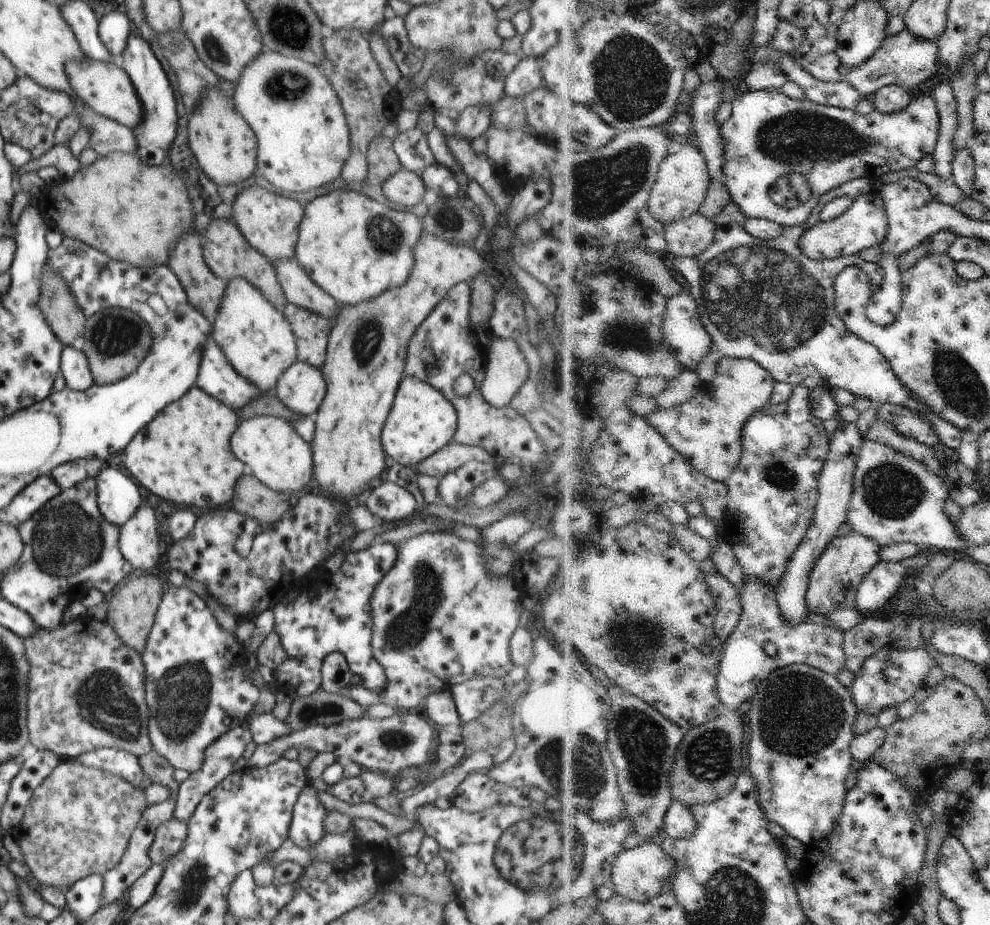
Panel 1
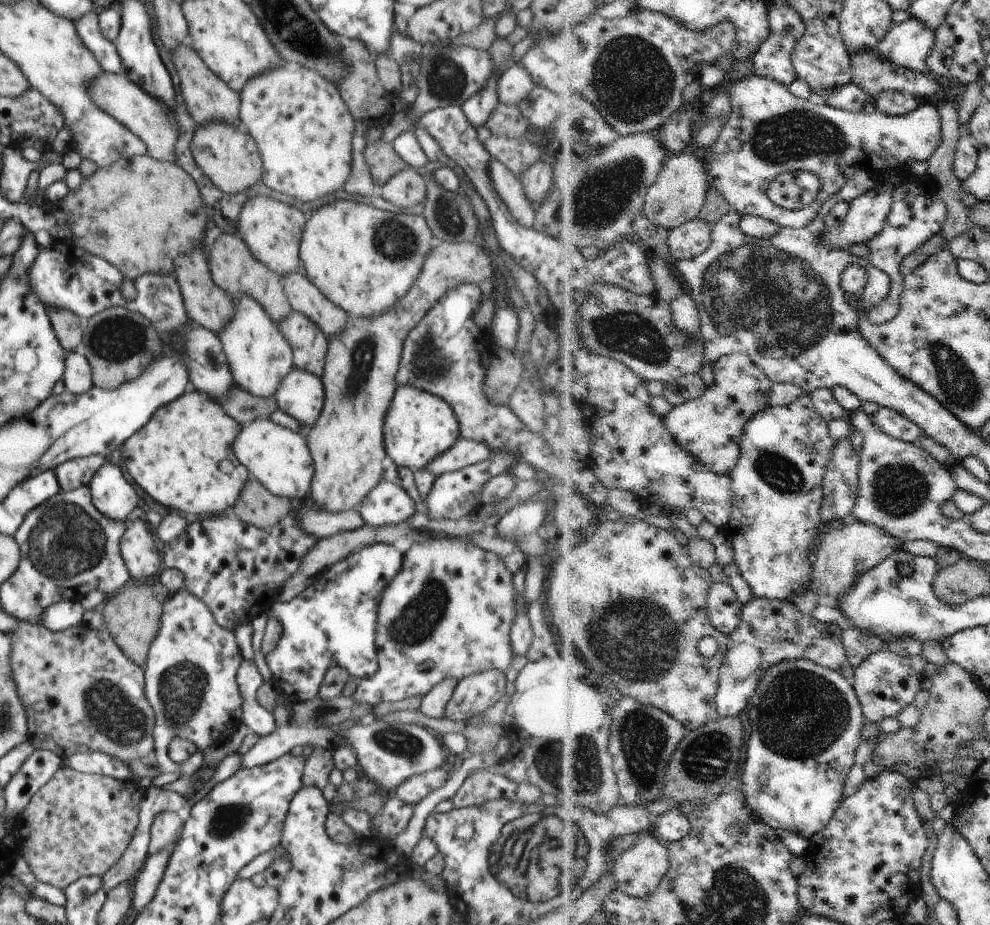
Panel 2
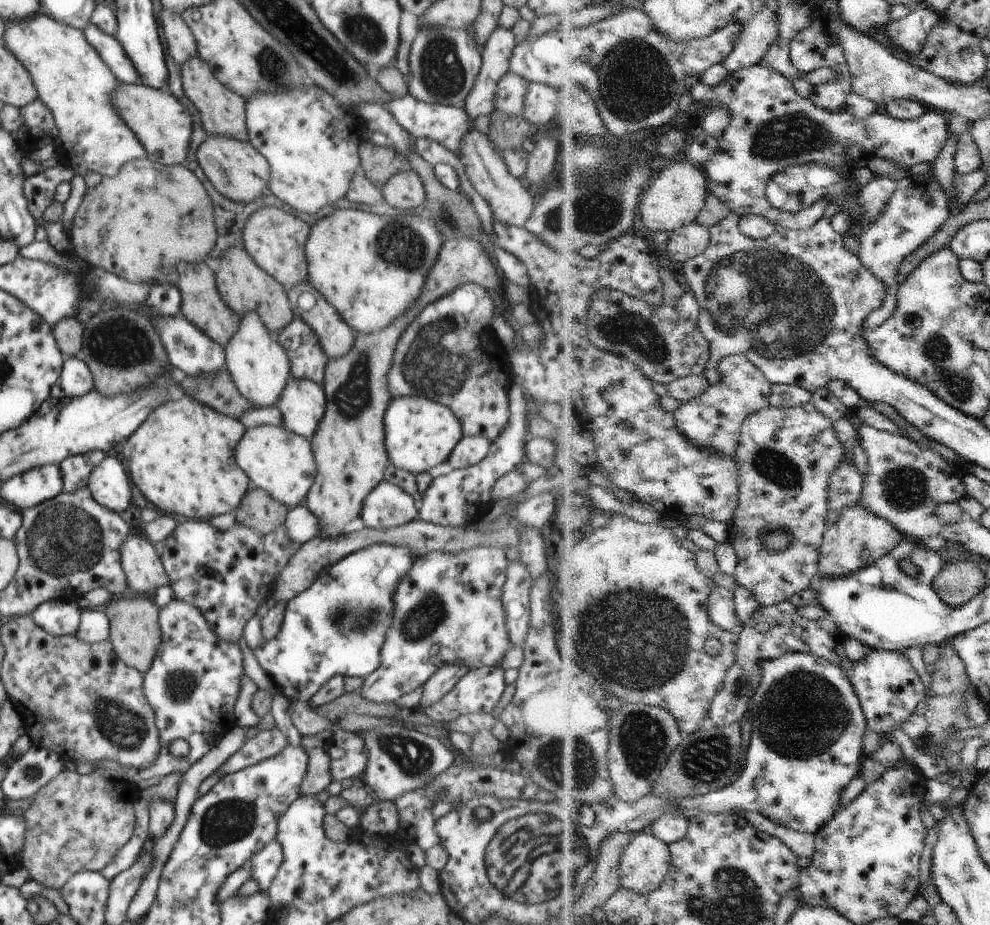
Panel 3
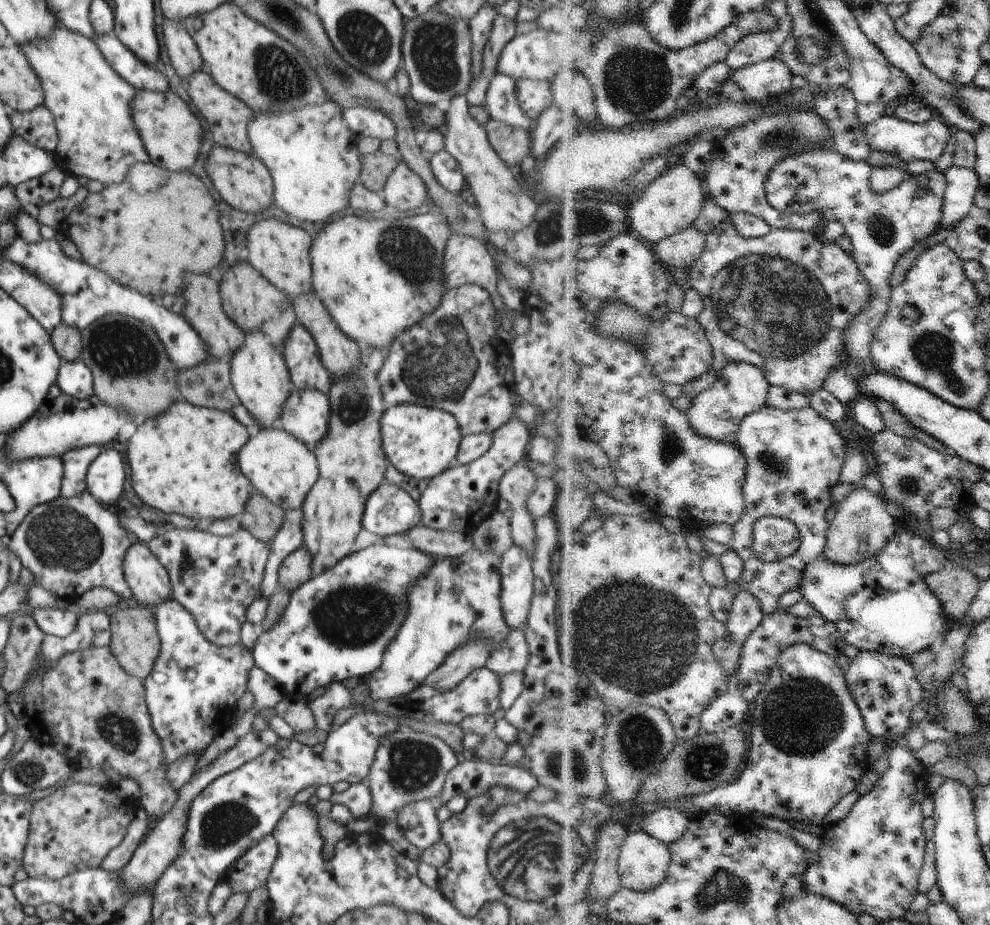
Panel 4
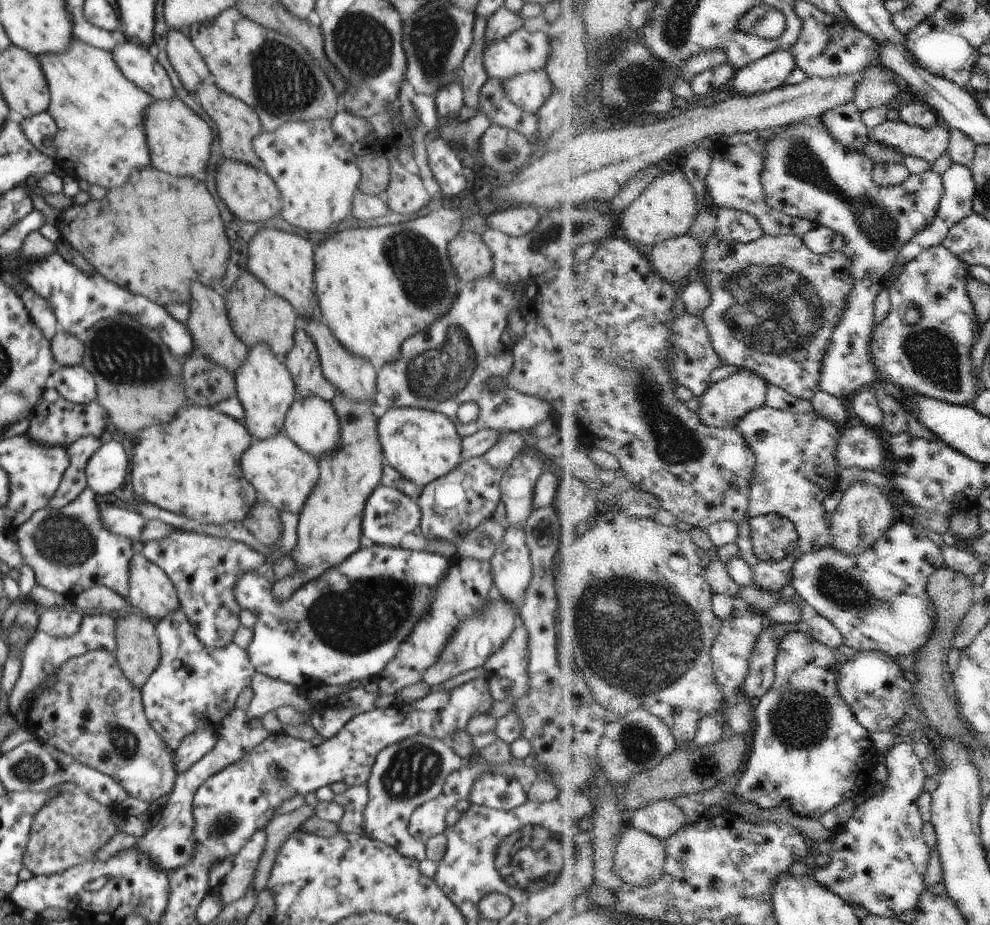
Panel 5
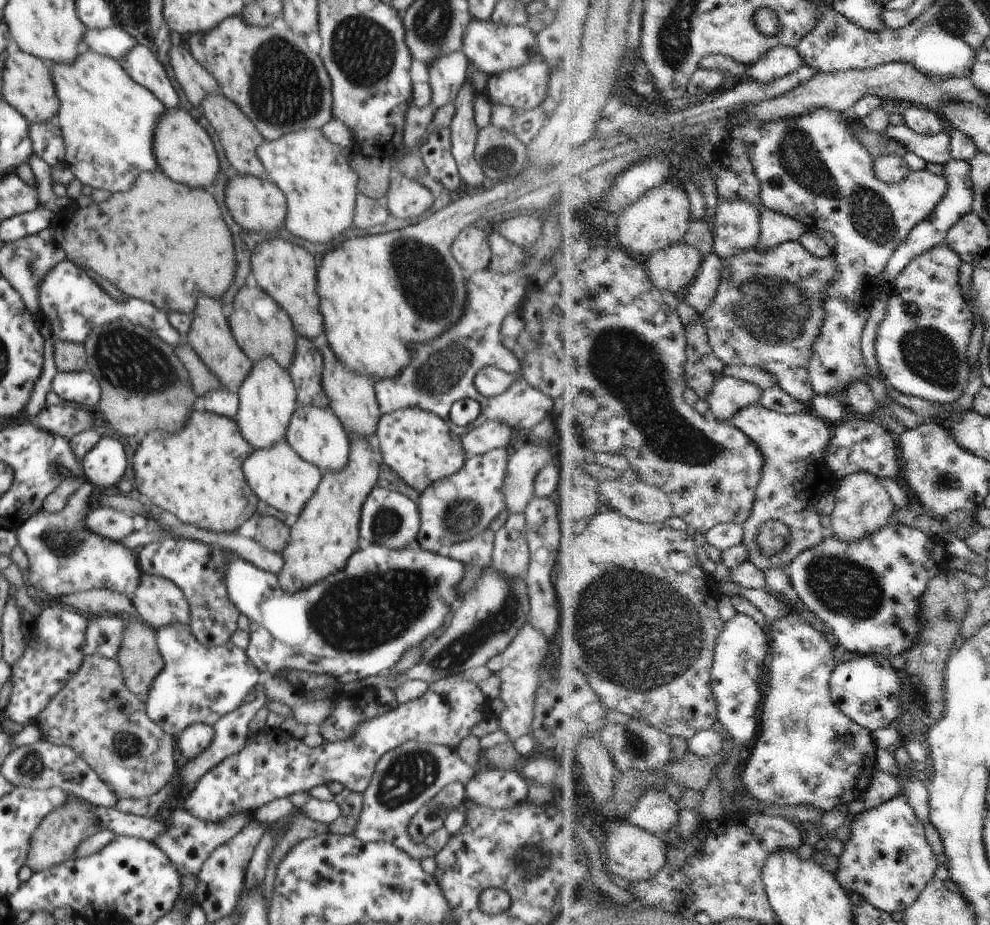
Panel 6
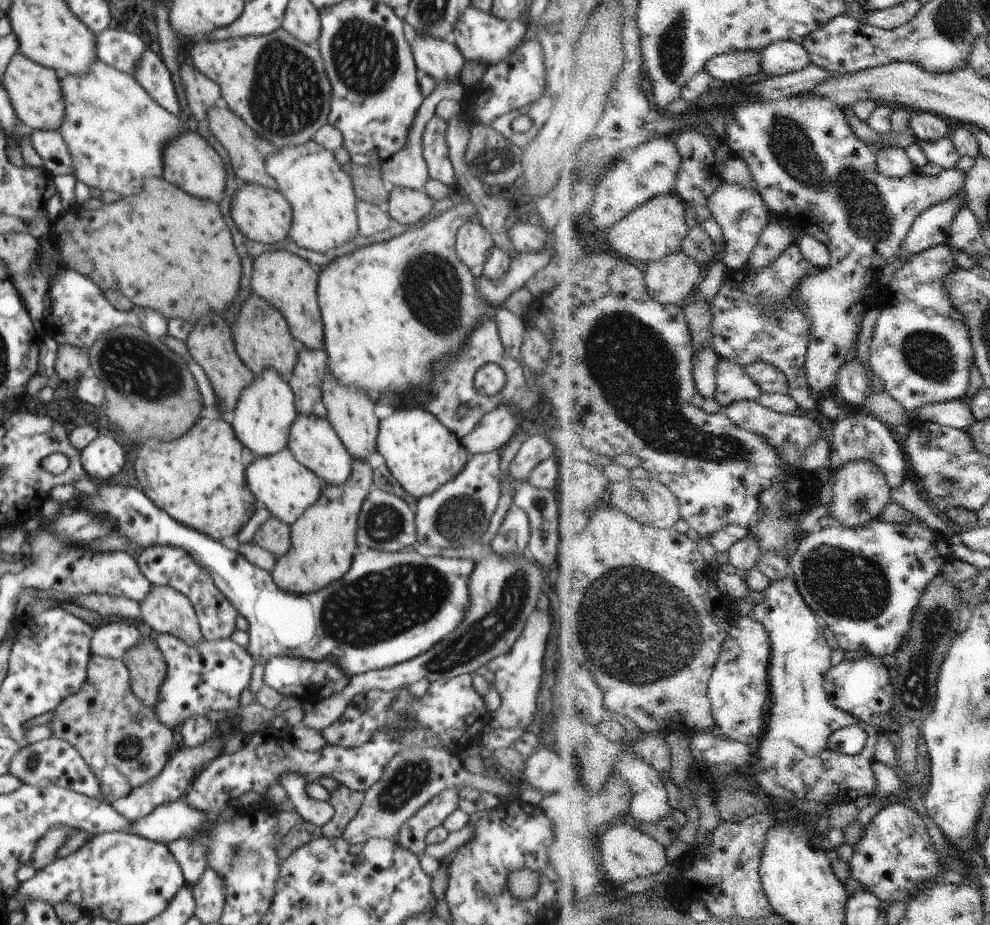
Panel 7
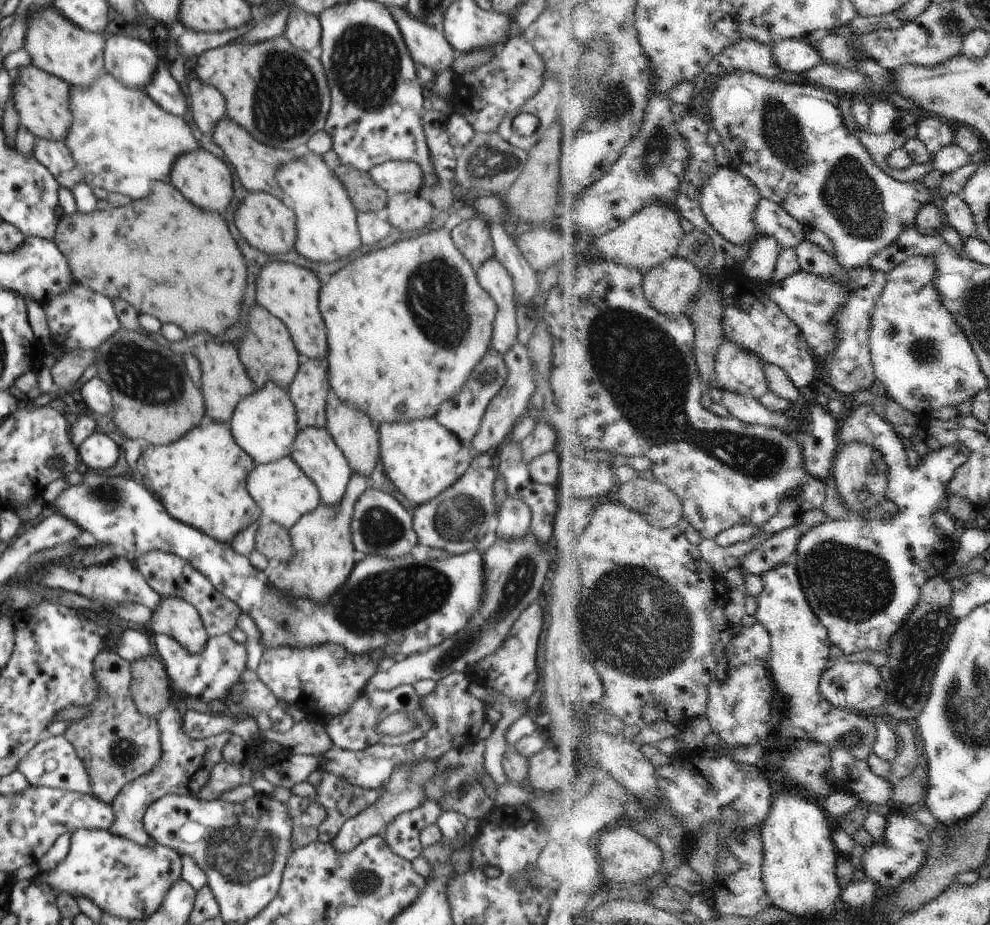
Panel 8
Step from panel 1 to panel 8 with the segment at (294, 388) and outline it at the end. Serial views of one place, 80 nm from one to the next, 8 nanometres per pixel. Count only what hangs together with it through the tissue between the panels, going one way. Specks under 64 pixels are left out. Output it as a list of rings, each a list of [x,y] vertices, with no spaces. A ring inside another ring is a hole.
[[[325,427],[298,429],[293,438],[289,457],[297,464],[299,470],[316,484],[321,503],[329,506],[340,503],[341,495],[350,479],[351,472],[348,462],[334,444],[333,438]]]

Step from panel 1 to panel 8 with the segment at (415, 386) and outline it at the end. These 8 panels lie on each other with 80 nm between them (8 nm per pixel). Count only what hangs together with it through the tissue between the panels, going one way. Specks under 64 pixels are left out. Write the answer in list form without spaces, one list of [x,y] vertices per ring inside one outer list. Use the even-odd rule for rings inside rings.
[[[430,419],[387,422],[378,427],[378,456],[394,487],[411,504],[421,504],[451,486],[469,467],[475,453],[452,433]]]

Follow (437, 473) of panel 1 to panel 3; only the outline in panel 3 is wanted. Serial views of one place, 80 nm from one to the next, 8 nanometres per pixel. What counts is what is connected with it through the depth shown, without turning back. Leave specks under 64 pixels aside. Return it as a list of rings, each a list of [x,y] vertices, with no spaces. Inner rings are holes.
[[[483,435],[462,436],[452,448],[447,462],[452,470],[464,469],[477,464],[489,452],[491,441]]]

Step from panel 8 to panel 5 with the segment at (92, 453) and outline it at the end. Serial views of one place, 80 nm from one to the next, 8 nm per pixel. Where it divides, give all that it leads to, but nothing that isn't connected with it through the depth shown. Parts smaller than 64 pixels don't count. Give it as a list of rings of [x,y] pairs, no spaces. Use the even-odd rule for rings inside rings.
[[[112,440],[101,444],[90,456],[84,470],[86,486],[97,494],[97,497],[119,490],[125,474],[127,456],[121,444]]]

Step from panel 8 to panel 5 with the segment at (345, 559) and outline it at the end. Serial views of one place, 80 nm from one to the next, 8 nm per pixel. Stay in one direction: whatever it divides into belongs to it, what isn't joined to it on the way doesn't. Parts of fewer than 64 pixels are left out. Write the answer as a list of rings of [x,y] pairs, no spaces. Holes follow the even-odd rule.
[[[336,392],[330,403],[340,428],[340,447],[332,455],[318,460],[318,479],[298,514],[295,548],[289,554],[294,560],[295,570],[288,577],[273,582],[275,602],[288,599],[296,588],[316,579],[328,568],[336,567],[359,548],[365,500],[379,484],[382,475],[385,460],[376,431],[377,419],[371,412],[373,400],[355,402]]]

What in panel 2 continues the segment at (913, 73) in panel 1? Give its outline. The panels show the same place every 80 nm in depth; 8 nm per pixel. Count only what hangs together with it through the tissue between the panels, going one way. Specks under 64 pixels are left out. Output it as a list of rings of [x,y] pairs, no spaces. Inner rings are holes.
[[[909,19],[903,24],[893,25],[887,36],[877,46],[878,58],[884,63],[891,63],[900,69],[931,75],[928,58],[936,45],[936,32],[924,25],[920,20]]]

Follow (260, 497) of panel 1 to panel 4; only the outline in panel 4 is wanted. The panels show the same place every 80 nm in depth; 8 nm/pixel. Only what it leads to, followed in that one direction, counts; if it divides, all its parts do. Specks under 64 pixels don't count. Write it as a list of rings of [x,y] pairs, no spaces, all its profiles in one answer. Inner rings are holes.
[[[253,492],[240,512],[240,526],[260,541],[274,536],[281,526],[284,511],[259,492]]]

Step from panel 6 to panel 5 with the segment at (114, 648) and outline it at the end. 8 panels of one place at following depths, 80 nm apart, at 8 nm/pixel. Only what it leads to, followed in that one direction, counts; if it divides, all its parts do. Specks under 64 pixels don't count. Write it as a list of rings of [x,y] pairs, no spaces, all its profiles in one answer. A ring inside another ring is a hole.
[[[108,613],[82,615],[75,634],[68,637],[52,637],[42,631],[35,630],[32,639],[22,650],[19,676],[17,676],[13,688],[8,692],[6,702],[10,715],[21,719],[20,715],[16,714],[20,712],[21,704],[40,686],[40,681],[47,679],[69,657],[76,657],[93,649],[103,649],[113,654],[115,645],[114,615]]]

